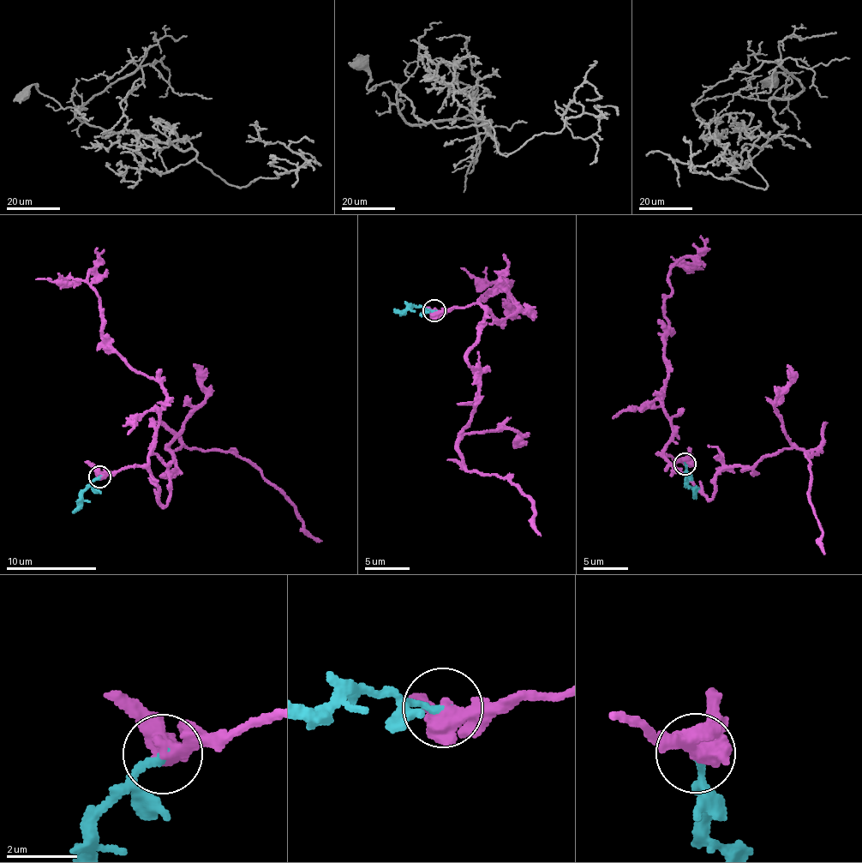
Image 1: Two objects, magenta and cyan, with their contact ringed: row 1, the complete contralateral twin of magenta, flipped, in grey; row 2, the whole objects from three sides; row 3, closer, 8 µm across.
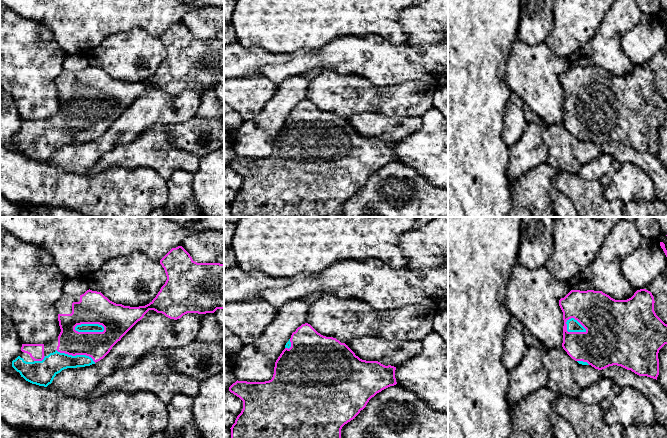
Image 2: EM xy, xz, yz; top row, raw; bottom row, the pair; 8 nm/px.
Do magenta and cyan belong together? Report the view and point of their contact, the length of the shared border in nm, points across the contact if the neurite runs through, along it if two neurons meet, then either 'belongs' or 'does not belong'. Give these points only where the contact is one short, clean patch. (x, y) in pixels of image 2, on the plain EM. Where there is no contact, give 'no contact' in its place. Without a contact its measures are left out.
contact xy (90, 108); length 240 nm; belongs

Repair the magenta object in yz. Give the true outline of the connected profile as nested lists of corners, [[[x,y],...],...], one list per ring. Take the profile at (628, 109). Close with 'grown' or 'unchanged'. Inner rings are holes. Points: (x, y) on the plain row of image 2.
[[[646,65],[637,66],[627,76],[615,76],[602,67],[571,66],[559,76],[564,96],[562,123],[579,140],[591,141],[598,146],[617,141],[639,152],[657,156],[659,151],[658,129],[667,120],[667,100],[656,91],[654,79],[652,69]]]; grown

